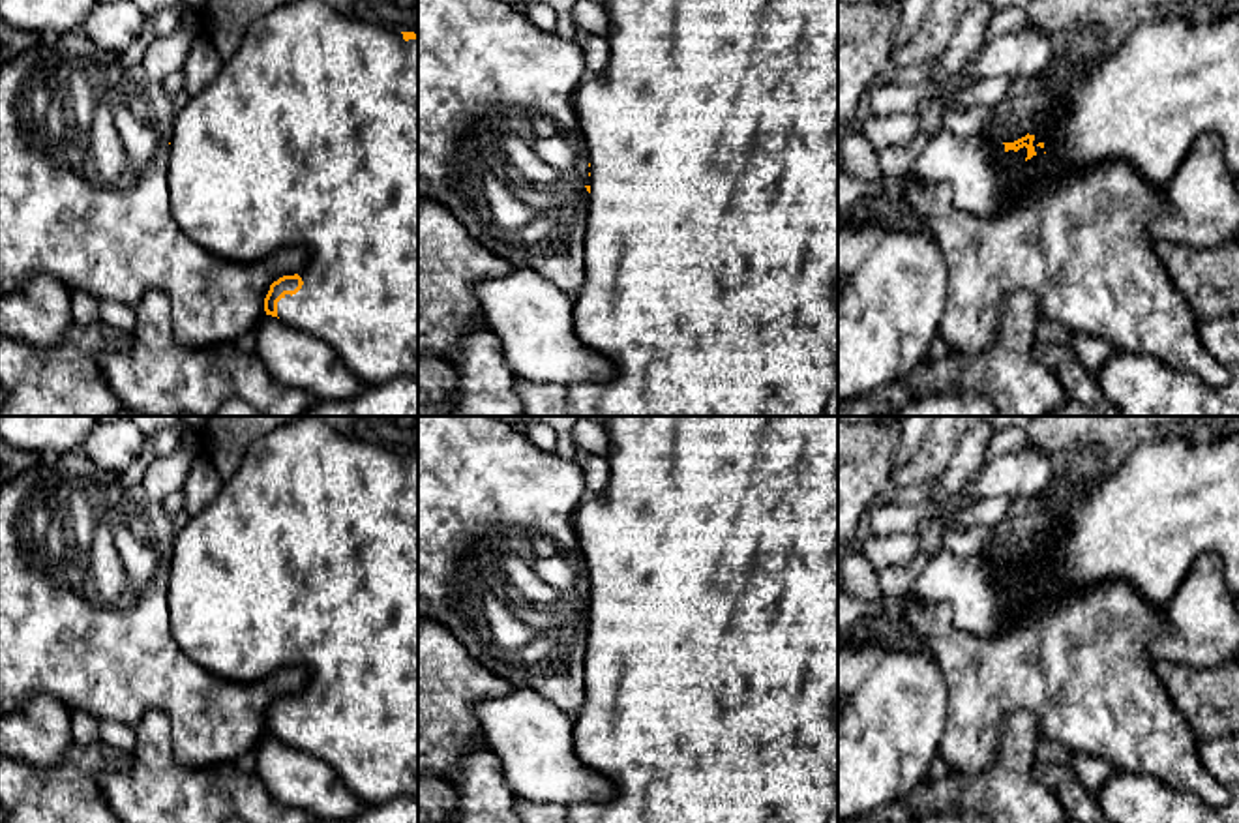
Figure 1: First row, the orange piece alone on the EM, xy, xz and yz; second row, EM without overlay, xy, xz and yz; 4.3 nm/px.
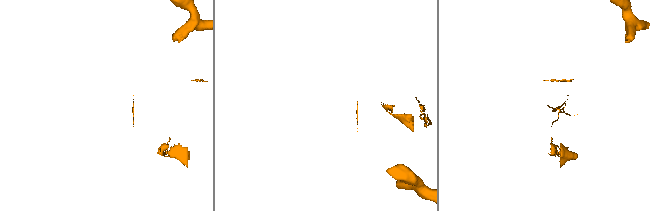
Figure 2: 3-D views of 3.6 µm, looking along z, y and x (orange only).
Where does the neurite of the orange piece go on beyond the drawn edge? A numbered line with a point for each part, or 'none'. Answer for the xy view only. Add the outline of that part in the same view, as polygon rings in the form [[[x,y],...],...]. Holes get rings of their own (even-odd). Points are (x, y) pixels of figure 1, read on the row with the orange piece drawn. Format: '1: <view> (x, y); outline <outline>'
1: xy (308, 135); outline [[[322,0],[279,6],[255,19],[216,79],[178,105],[169,148],[171,214],[195,244],[234,262],[255,262],[287,246],[304,247],[309,253],[298,274],[304,285],[277,302],[279,321],[328,343],[364,386],[397,377],[418,381],[418,39],[405,41],[401,30],[341,15]]]

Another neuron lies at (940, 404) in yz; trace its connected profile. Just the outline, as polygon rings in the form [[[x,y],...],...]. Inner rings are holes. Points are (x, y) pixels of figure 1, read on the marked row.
[[[933,394],[917,401],[902,397],[883,416],[999,416],[999,412],[984,396]]]

